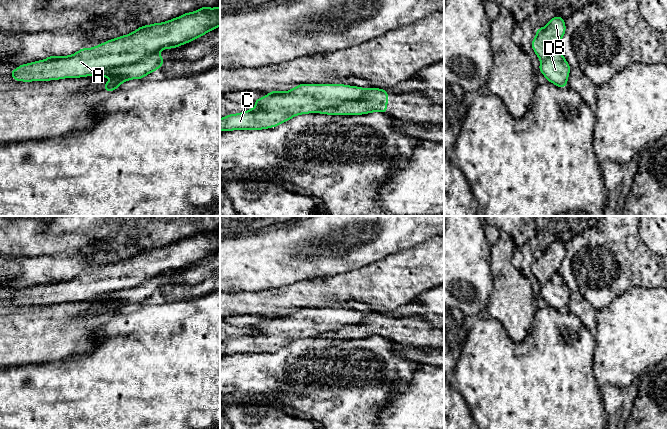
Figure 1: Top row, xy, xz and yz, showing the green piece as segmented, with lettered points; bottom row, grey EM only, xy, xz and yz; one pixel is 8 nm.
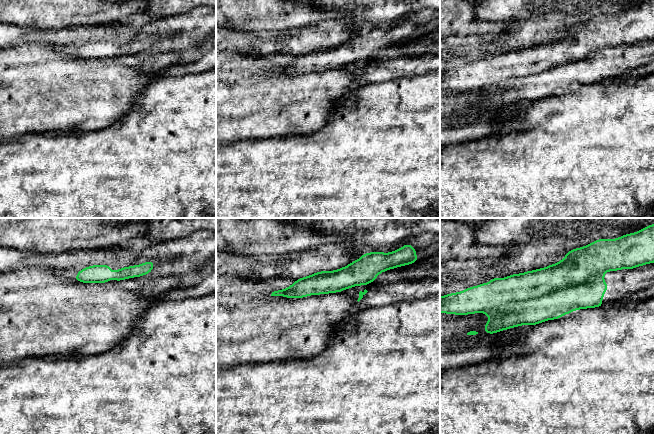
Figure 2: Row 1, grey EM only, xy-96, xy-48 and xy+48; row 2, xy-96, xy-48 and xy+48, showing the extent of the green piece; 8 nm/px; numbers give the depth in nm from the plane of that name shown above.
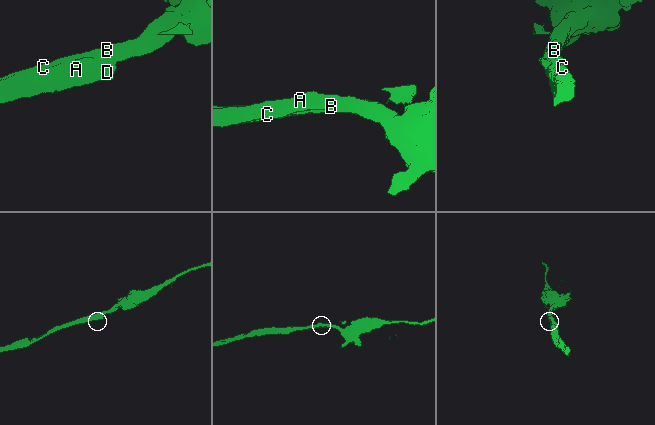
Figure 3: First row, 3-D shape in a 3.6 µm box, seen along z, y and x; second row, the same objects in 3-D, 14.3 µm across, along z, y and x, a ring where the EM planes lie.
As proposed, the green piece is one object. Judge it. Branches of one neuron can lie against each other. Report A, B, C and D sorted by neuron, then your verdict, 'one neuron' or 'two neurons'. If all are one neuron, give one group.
A B C / D; two neurons

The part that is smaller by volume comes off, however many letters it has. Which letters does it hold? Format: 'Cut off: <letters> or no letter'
Cut off: D

